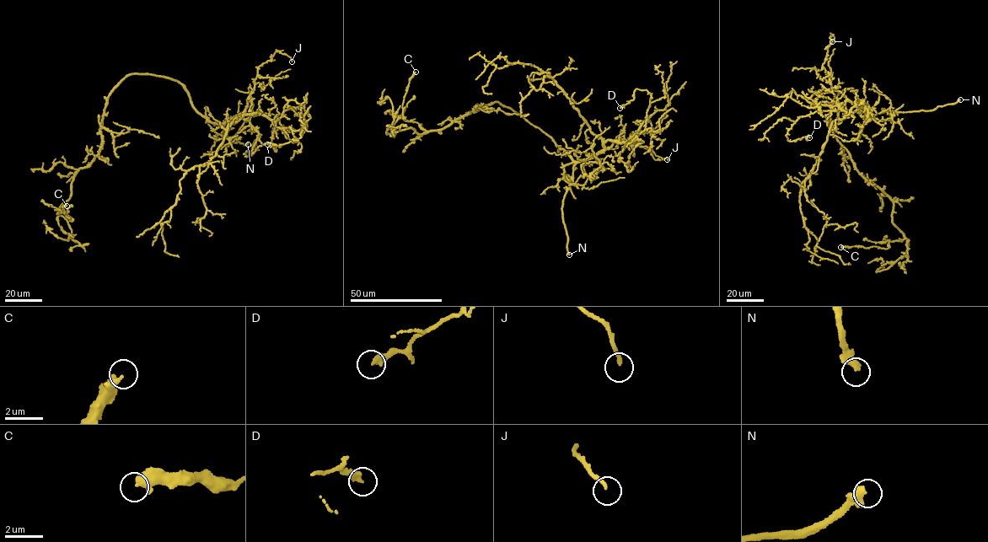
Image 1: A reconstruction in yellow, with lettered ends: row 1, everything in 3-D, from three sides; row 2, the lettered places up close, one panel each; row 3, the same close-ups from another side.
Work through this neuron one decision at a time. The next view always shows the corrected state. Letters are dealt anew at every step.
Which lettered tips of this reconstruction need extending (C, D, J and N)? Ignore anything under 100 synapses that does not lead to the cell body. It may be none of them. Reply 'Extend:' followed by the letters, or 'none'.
Extend: N

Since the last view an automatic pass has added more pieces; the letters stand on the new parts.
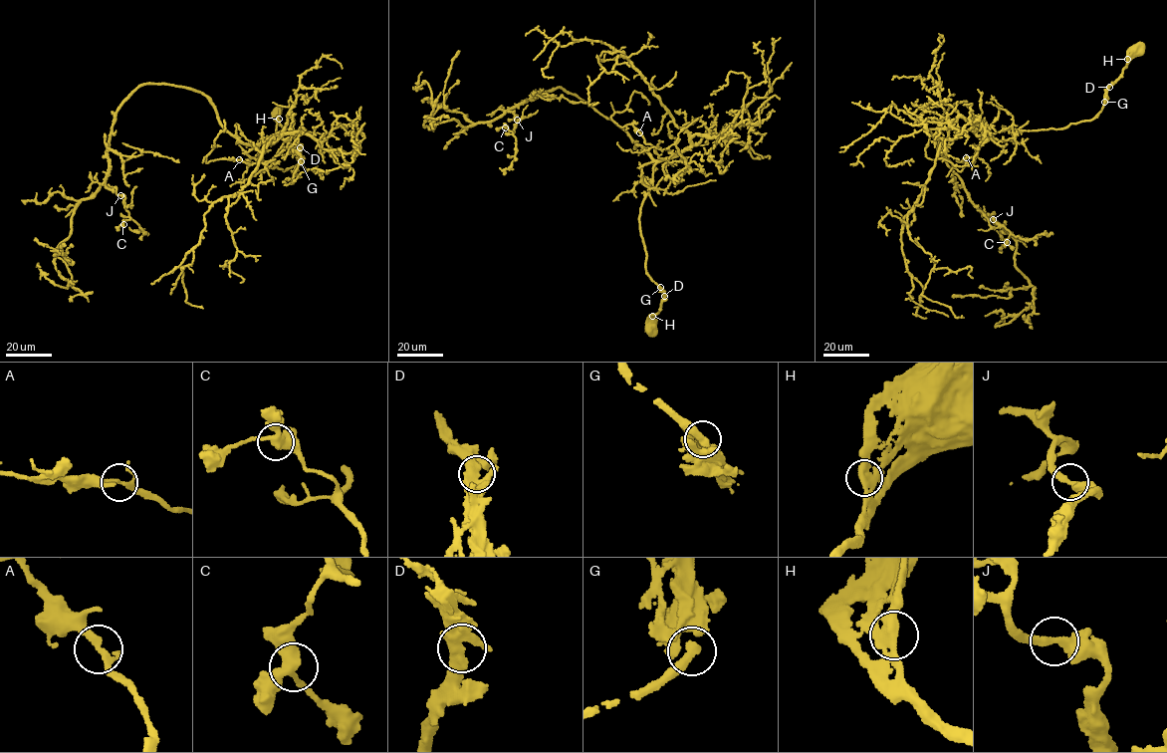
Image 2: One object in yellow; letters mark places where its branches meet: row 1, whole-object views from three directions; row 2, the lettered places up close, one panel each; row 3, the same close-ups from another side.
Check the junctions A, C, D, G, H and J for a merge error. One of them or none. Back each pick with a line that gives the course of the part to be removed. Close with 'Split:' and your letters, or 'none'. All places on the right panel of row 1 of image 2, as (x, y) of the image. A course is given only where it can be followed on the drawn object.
Split: none

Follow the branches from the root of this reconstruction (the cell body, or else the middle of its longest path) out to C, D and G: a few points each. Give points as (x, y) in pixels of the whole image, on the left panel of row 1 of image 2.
C: (275, 111), (299, 146), (284, 170), (201, 93), (136, 89), (108, 145), (123, 224)
D: (275, 111), (278, 122), (290, 131), (300, 147)
G: (275, 111), (278, 122), (290, 131), (299, 145), (301, 161)

